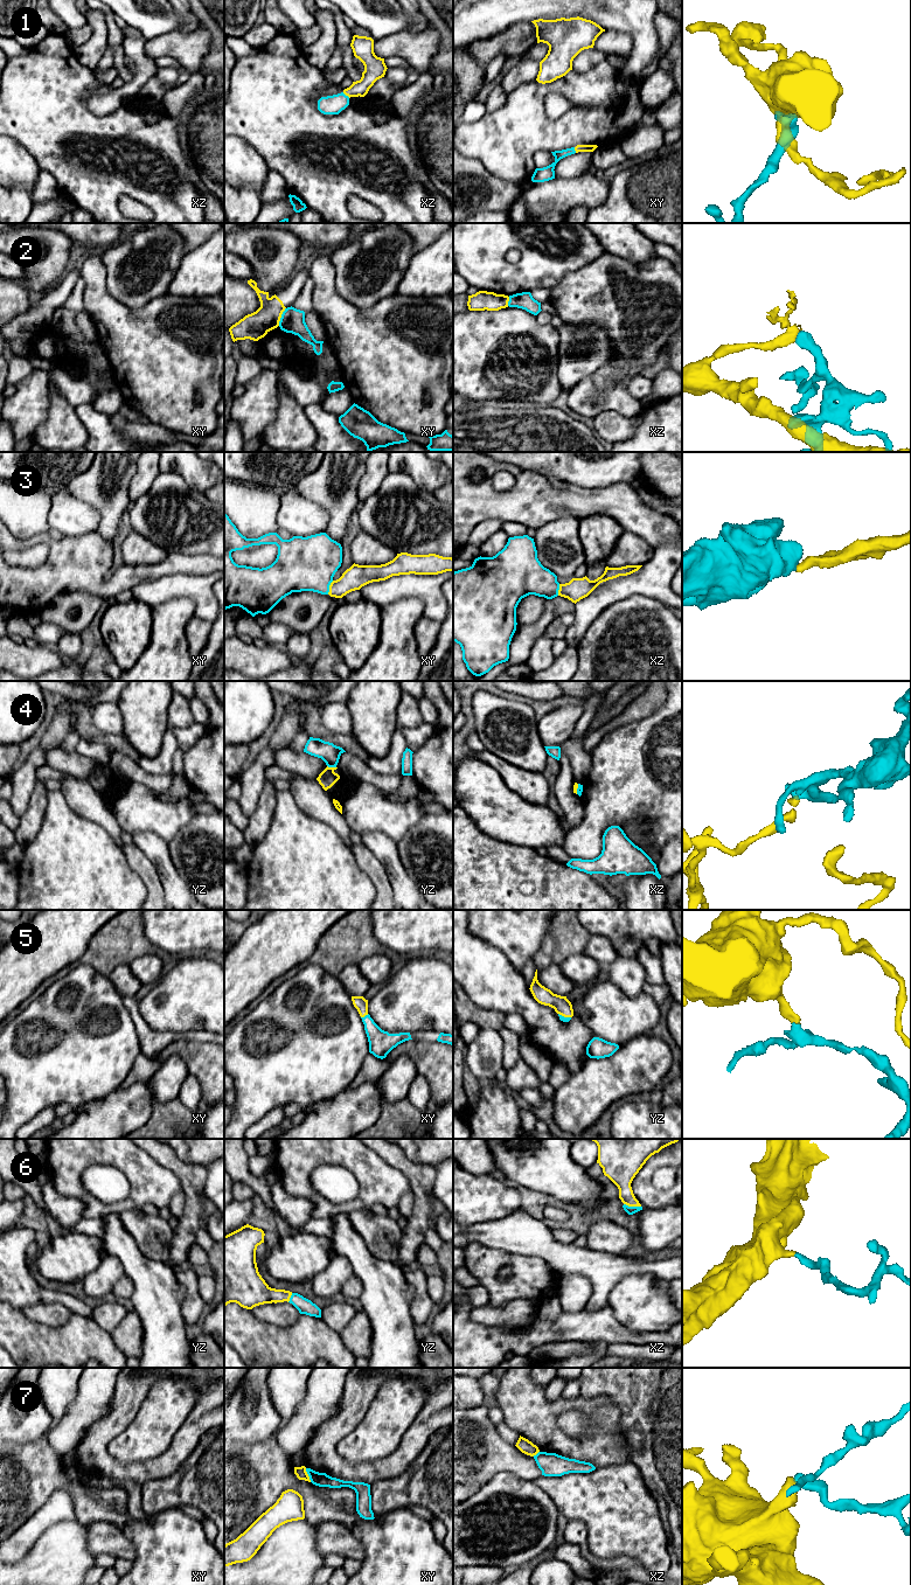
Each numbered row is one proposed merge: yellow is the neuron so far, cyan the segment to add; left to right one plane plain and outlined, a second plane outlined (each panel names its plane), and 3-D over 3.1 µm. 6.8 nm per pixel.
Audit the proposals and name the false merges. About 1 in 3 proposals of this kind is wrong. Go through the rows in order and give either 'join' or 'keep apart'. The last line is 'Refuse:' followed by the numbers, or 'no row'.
1: join
2: keep apart
3: join
4: keep apart
5: join
6: join
7: keep apart
Refuse: 2, 4, 7

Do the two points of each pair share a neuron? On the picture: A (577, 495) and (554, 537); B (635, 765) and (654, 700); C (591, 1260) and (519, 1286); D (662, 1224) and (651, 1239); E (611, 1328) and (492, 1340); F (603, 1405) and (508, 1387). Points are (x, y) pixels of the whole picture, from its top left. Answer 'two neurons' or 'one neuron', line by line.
A: two neurons
B: two neurons
C: two neurons
D: one neuron
E: one neuron
F: one neuron

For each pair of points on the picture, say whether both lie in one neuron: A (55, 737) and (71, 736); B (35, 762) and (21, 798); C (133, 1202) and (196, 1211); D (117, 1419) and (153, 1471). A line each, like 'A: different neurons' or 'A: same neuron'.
A: different neurons
B: same neuron
C: different neurons
D: same neuron

